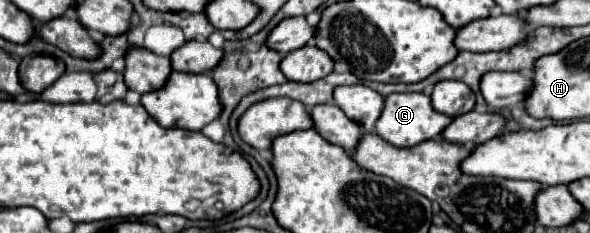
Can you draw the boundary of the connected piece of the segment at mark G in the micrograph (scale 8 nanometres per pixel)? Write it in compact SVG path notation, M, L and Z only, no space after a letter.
M421 92L389 94L389 96L385 96L383 112L381 112L379 120L375 122L375 130L389 144L399 146L399 148L409 148L409 146L415 146L415 144L419 144L423 140L431 140L431 138L439 136L441 130L451 120L453 120L451 116L445 116L445 114L439 114L439 112L433 110L431 98L427 94L421 94Z

